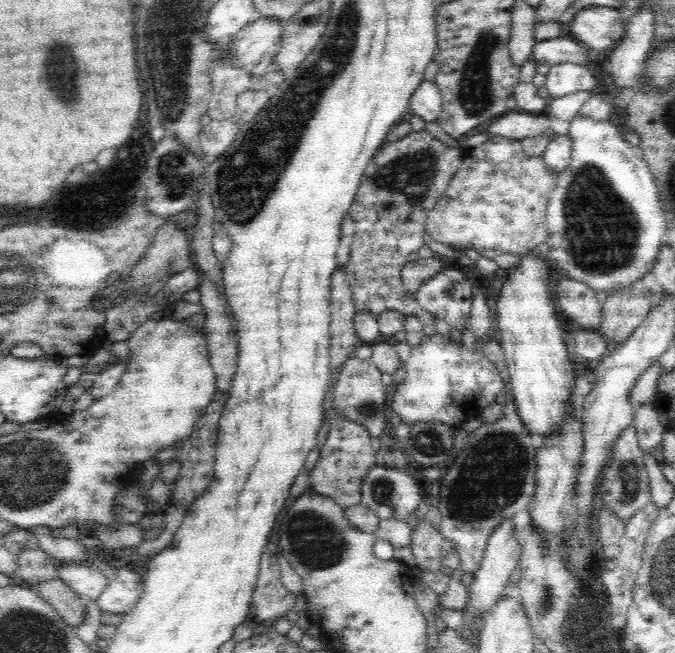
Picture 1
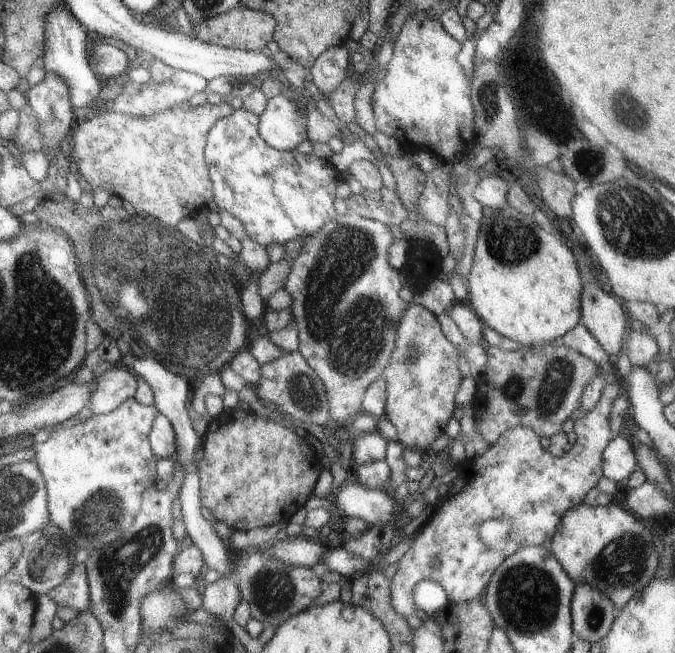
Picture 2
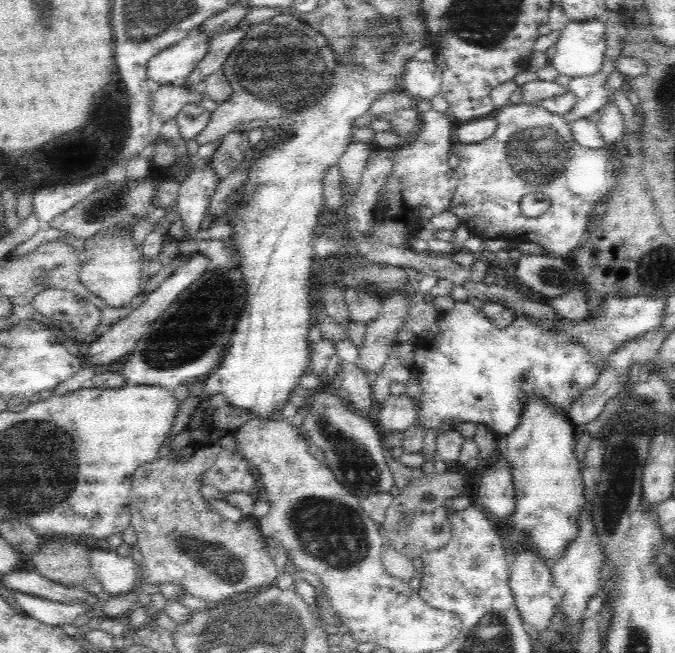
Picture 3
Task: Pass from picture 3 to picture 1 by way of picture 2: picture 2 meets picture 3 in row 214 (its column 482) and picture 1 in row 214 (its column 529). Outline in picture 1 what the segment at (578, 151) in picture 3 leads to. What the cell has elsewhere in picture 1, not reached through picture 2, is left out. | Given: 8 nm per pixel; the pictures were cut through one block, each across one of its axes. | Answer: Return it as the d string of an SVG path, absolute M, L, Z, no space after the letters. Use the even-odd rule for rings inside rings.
M492 135L485 143L465 151L459 171L428 215L426 232L433 240L448 246L456 245L466 249L466 244L471 243L480 256L490 260L495 260L498 254L529 253L548 238L545 214L556 179L544 168L542 157L526 156L521 140Z

